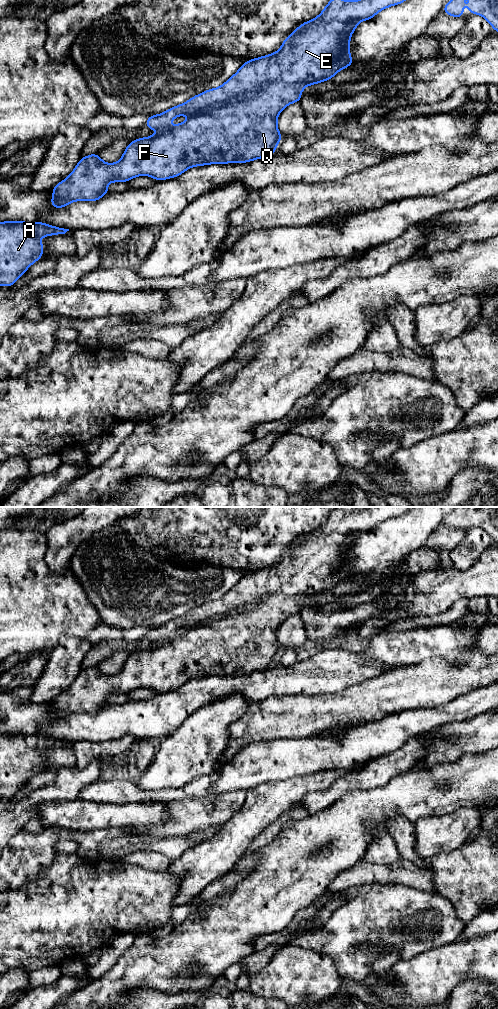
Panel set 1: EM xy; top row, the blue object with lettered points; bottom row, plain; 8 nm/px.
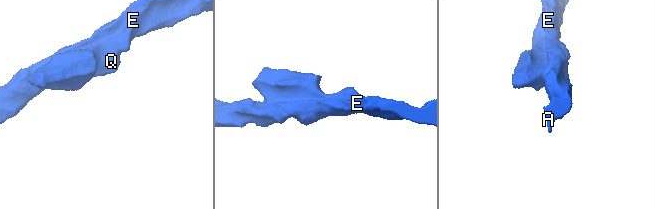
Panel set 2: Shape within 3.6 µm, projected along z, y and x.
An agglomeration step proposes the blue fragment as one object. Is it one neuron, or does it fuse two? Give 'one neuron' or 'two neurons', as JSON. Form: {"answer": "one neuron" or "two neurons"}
{"answer": "one neuron"}

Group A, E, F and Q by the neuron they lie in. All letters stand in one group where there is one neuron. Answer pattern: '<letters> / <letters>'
A E F Q

